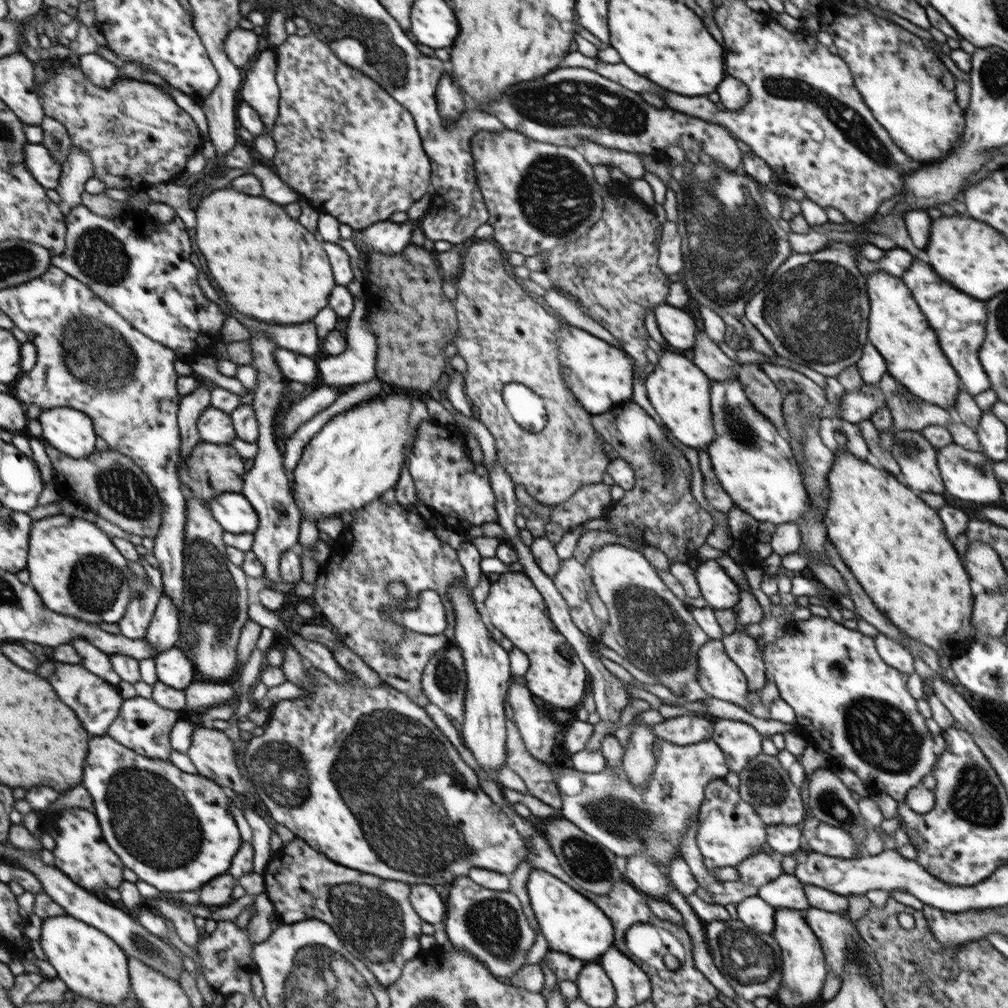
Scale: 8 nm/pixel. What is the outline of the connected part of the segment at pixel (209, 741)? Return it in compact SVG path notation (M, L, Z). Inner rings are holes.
M210 724L198 726L191 736L188 757L202 776L211 777L216 784L230 786L238 795L246 797L242 776L236 766L232 740L224 731L210 730Z

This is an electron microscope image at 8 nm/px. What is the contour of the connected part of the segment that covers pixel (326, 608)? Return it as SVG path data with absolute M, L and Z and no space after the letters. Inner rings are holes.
M378 498L351 514L352 524L345 524L341 534L331 543L332 553L316 579L312 601L332 624L342 644L360 656L382 682L425 707L429 703L422 687L426 663L436 650L455 643L456 617L447 588L454 581L464 579L465 570L454 545L437 537L412 506L405 507L396 501L385 505ZM391 582L404 583L410 600L398 600L390 595L387 586ZM423 590L435 590L444 603L447 627L440 635L408 630L382 615L382 609L394 606L398 610L416 608L417 597ZM384 649L394 649L398 658L386 658Z

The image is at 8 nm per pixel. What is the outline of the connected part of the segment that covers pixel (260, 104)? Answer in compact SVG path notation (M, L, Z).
M267 49L247 69L246 80L239 90L242 100L259 115L266 129L273 129L279 113L279 86L275 74L277 56Z

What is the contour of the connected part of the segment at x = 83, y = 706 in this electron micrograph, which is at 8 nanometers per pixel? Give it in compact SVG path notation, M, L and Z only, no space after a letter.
M60 661L53 663L56 672L50 676L50 680L52 680L52 684L56 684L56 692L60 692L60 700L64 700L64 704L72 704L72 708L76 708L76 712L80 712L80 716L84 716L84 724L86 724L88 732L92 732L94 736L106 735L108 727L118 716L123 703L124 698L119 691L119 686L105 682L96 674L86 670L81 663L68 664Z

